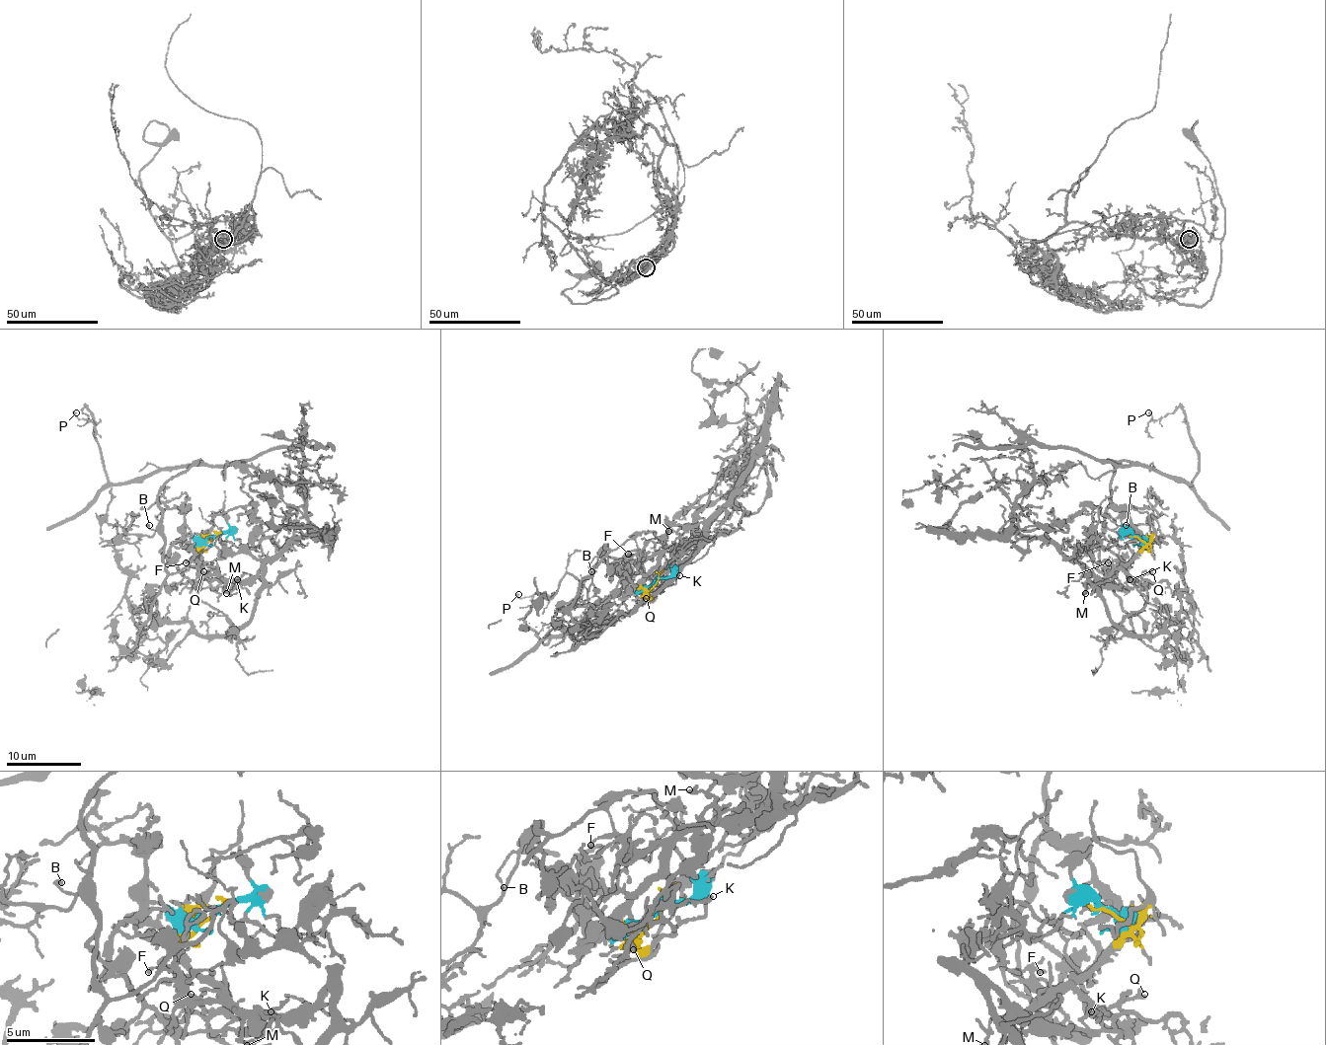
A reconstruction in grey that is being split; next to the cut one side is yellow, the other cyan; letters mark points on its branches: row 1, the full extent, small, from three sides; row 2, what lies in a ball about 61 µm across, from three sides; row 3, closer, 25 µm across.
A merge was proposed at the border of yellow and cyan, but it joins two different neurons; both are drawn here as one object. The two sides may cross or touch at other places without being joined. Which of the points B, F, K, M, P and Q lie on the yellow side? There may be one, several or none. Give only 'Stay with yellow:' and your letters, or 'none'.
Stay with yellow: F, K, M, Q

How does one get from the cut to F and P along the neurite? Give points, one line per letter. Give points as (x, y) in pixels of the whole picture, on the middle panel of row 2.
F: (658, 581), (648, 591), (641, 585), (658, 562), (656, 559), (637, 552), (627, 554)
P: (658, 579), (670, 566), (652, 531), (607, 544), (599, 556), (642, 577), (545, 644), (519, 594)

